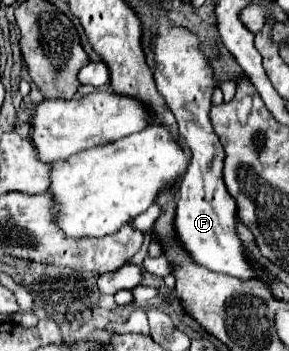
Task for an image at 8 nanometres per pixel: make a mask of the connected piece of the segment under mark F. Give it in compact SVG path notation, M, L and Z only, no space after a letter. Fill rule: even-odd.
M162 19L160 25L164 27L158 27L158 35L152 41L156 55L156 87L178 121L180 137L184 139L182 143L192 151L188 171L180 183L180 199L174 219L176 235L180 239L180 245L184 245L184 249L196 263L216 273L250 279L256 273L254 269L250 269L252 265L246 261L244 245L234 229L236 201L230 197L222 181L222 163L226 153L210 123L210 97L214 91L212 67L198 49L198 37L194 33L168 27L166 19Z

